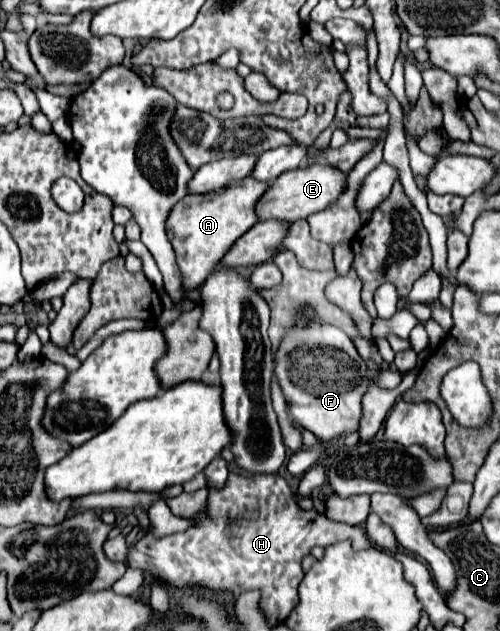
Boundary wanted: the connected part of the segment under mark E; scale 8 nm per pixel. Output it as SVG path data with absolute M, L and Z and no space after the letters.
M314 164L314 166L304 166L296 170L288 170L280 174L268 190L262 194L262 198L256 202L254 210L260 222L264 220L280 220L280 222L296 222L302 218L308 218L314 212L324 210L330 202L342 194L342 188L346 186L344 174L338 172L338 168L328 166L328 164Z

